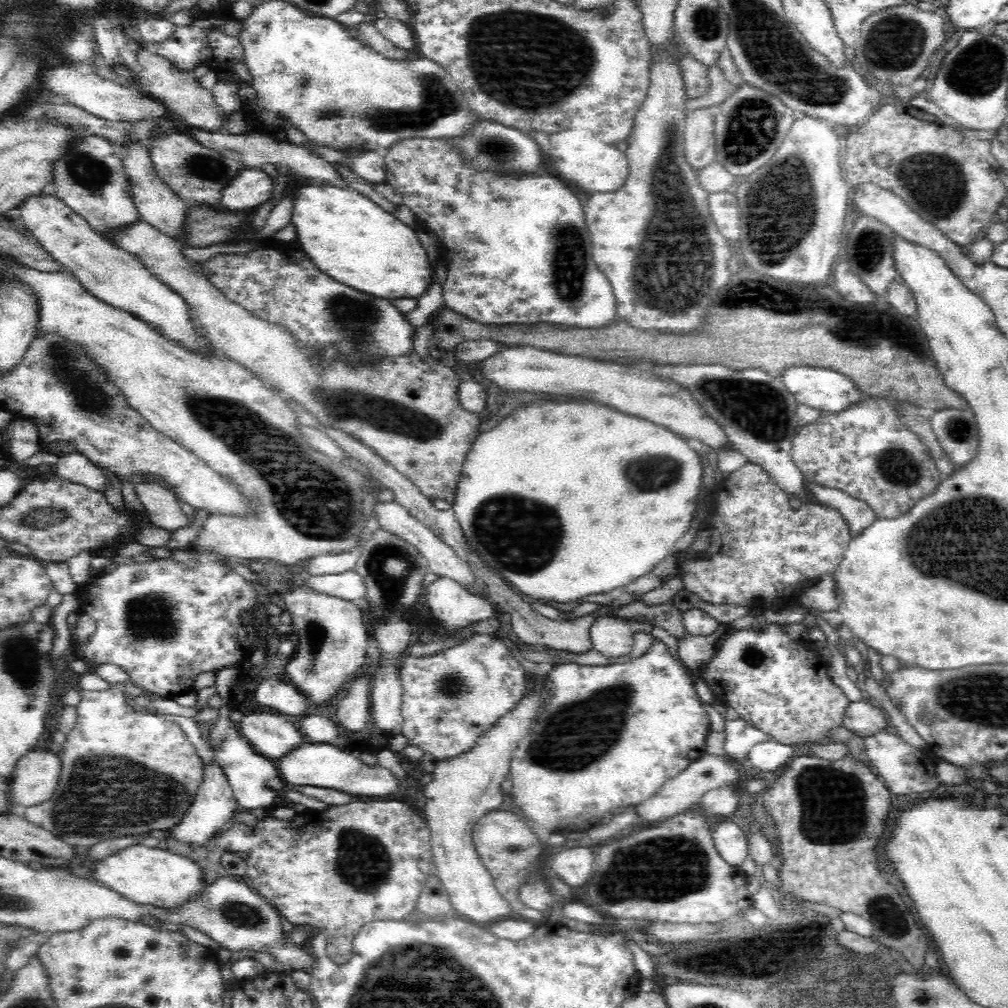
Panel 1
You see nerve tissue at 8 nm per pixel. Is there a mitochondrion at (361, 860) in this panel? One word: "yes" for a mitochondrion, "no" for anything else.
yes

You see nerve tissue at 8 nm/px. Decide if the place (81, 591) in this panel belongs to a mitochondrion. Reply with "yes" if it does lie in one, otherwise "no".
no

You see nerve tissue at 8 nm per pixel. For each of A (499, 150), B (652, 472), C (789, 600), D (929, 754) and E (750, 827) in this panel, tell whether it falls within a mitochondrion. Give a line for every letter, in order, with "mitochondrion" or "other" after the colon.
A: mitochondrion
B: mitochondrion
C: other
D: other
E: other

